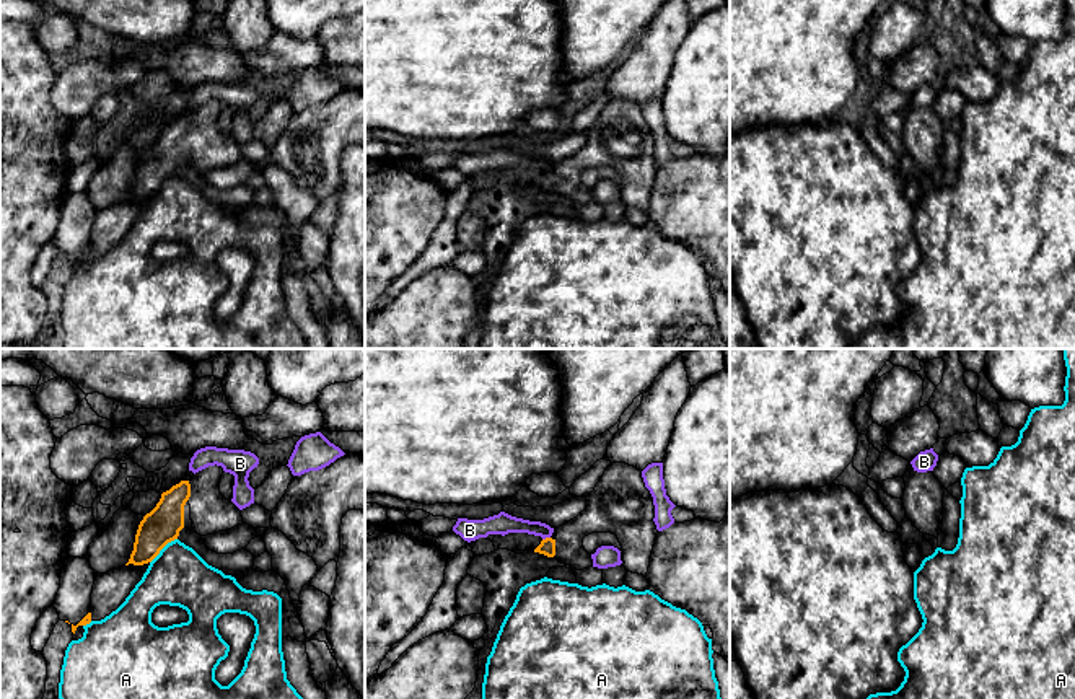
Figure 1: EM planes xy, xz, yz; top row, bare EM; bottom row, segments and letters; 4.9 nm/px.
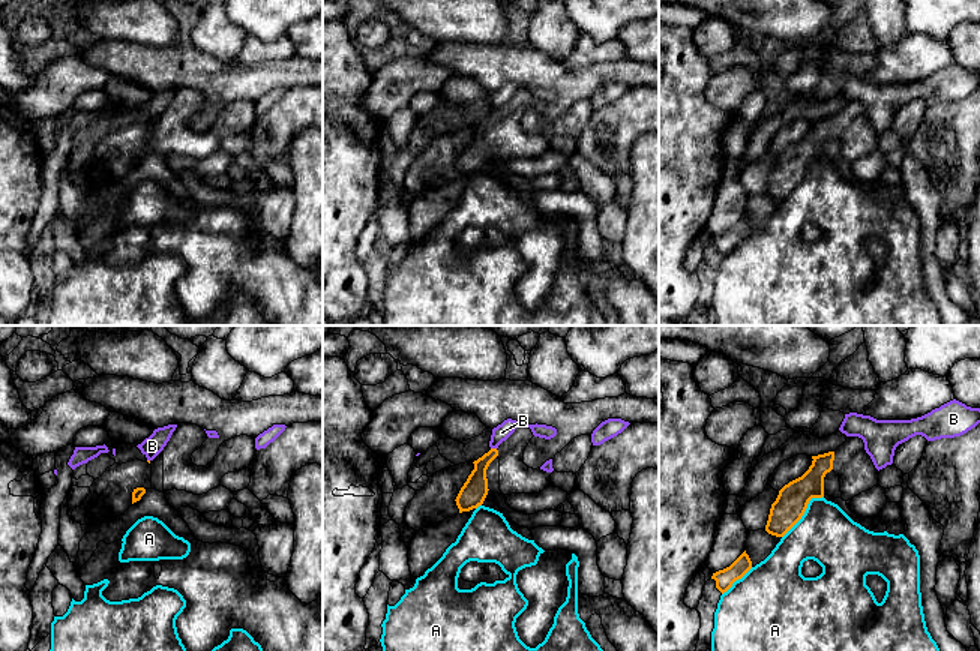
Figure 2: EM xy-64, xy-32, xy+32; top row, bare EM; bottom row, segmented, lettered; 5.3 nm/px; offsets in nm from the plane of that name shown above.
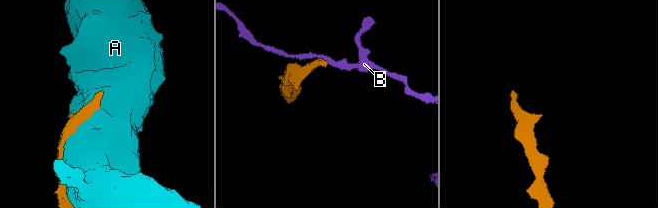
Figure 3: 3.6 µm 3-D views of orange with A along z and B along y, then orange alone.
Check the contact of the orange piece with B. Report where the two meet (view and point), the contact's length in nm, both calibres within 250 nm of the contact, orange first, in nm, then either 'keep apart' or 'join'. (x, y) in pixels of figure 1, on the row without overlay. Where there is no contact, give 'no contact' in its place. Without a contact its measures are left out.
xz (546, 173) | 40 nm | 80/110 nm | keep apart

